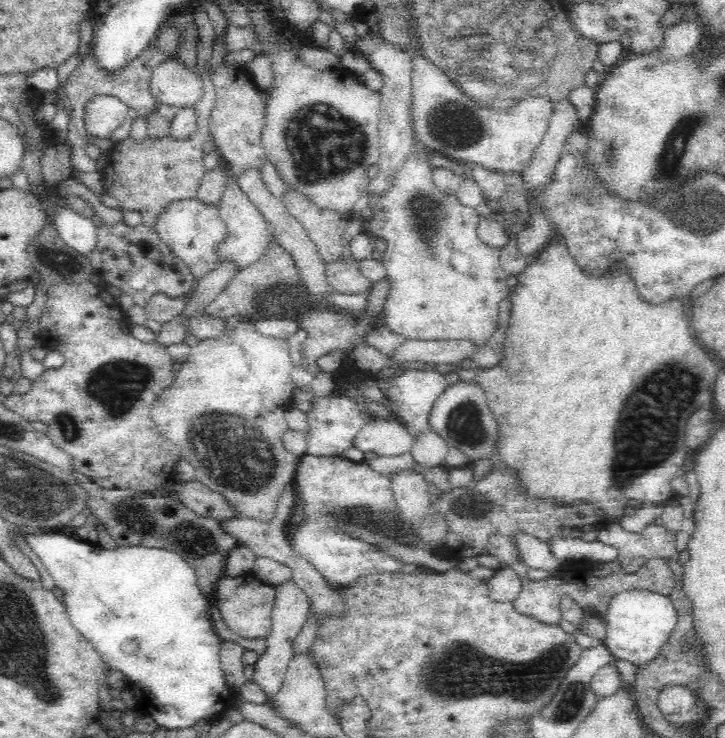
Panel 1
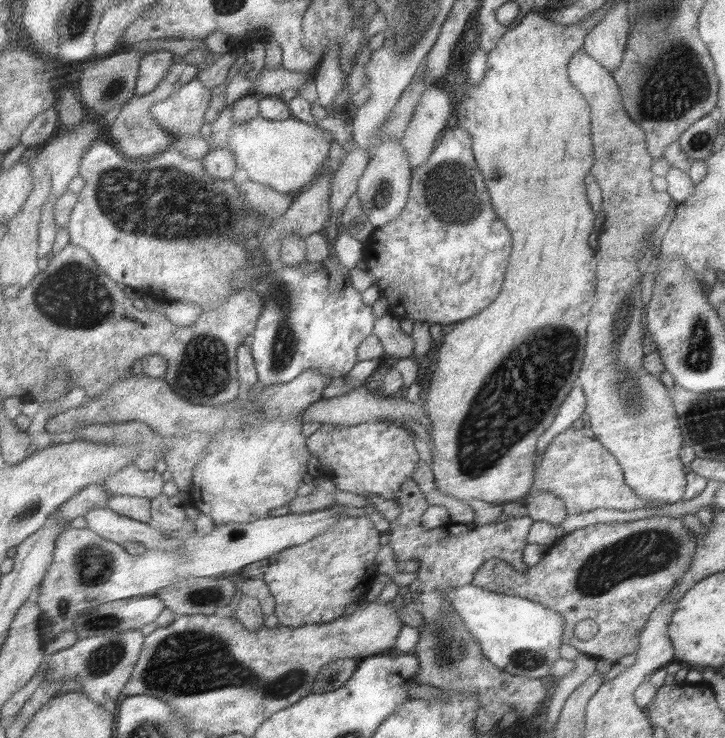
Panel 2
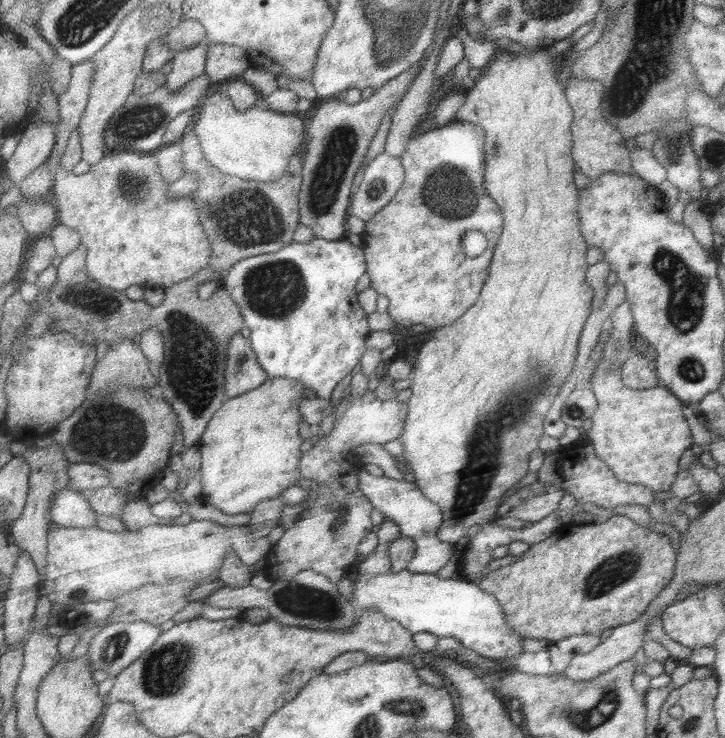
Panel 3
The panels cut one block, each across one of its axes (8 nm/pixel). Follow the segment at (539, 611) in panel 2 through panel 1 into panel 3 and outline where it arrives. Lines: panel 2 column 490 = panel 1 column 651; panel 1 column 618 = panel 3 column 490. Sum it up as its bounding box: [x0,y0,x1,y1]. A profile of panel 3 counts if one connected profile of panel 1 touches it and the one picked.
[353,570,525,666]

